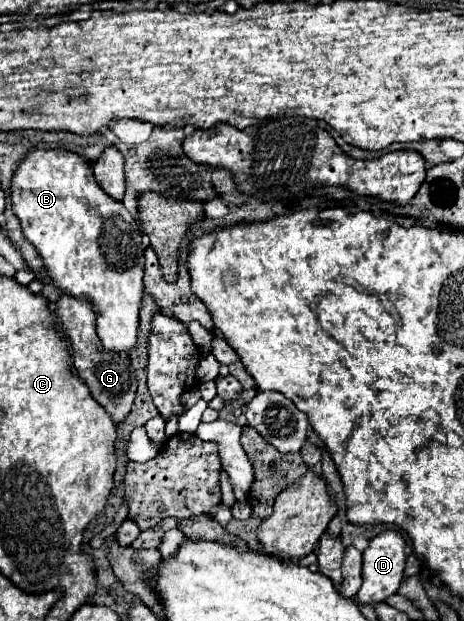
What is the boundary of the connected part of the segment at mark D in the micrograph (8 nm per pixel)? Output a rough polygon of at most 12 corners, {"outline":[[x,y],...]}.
{"outline":[[398,531],[374,537],[362,553],[362,587],[354,601],[392,597],[406,563]]}

